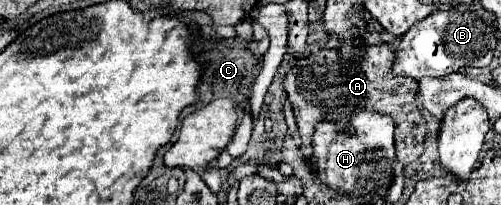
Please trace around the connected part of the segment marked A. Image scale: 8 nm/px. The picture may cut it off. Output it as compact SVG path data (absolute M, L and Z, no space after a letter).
M372 45L366 47L366 55L360 61L342 59L336 55L334 49L324 49L318 55L310 55L300 59L296 67L286 75L284 87L288 93L288 101L292 103L298 131L300 131L300 153L310 171L314 163L310 163L312 151L312 135L314 127L320 121L340 123L342 131L348 133L350 115L356 109L368 109L386 113L394 121L394 145L396 145L396 161L400 165L412 165L424 153L424 139L426 139L426 119L422 117L416 105L418 81L416 79L402 79L390 71L390 63L394 63L394 45Z

